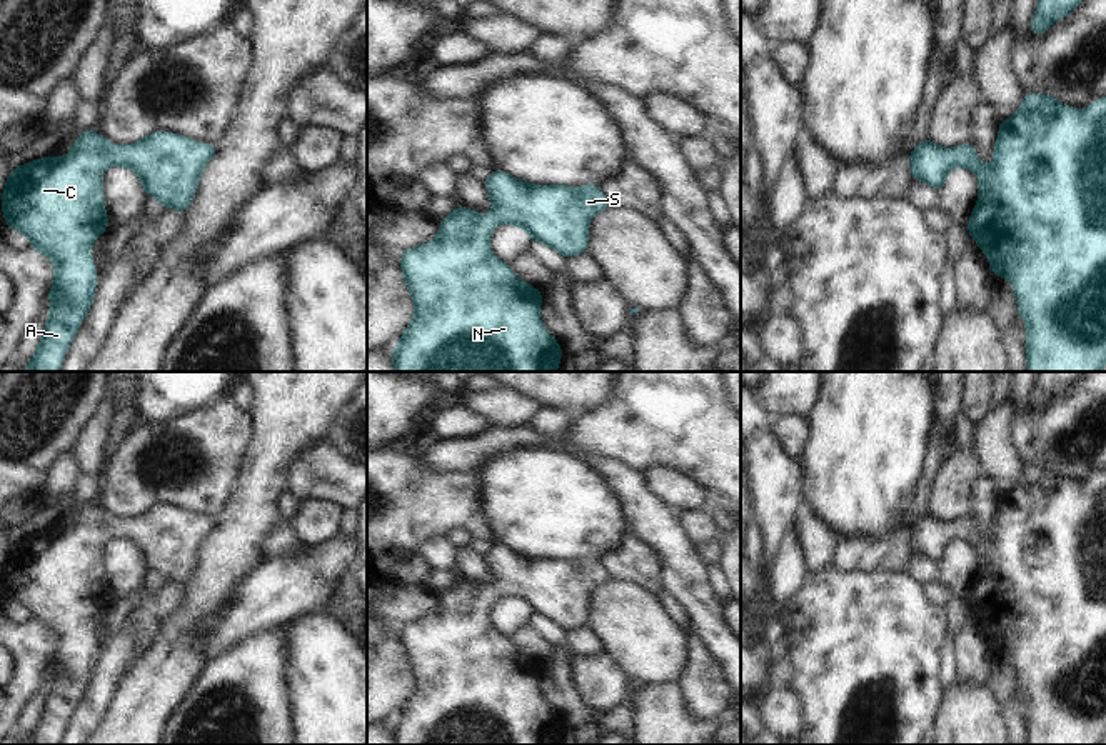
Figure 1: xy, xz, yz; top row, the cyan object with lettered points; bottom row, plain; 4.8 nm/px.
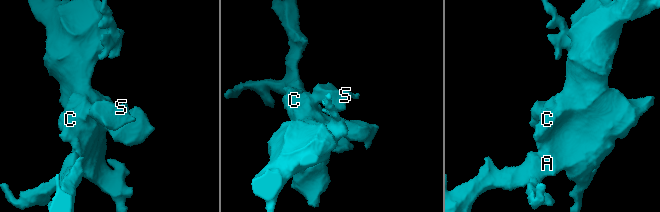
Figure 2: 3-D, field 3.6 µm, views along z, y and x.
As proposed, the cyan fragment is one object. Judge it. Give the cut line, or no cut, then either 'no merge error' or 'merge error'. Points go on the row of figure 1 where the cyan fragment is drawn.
cut none; no merge error

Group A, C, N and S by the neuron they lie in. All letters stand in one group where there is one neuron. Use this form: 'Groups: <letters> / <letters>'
Groups: A C N S

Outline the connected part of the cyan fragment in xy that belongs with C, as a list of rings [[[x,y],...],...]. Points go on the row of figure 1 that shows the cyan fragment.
[[[90,128],[63,158],[48,155],[10,172],[2,193],[3,218],[55,263],[48,320],[25,372],[58,372],[92,305],[97,270],[90,245],[110,225],[103,207],[103,170],[108,165],[132,168],[147,197],[183,215],[202,168],[215,153],[215,145],[163,130],[117,147]]]

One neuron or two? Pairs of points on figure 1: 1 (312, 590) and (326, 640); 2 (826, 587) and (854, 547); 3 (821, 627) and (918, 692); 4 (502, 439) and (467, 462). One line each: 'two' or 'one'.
1: two
2: two
3: one
4: one

